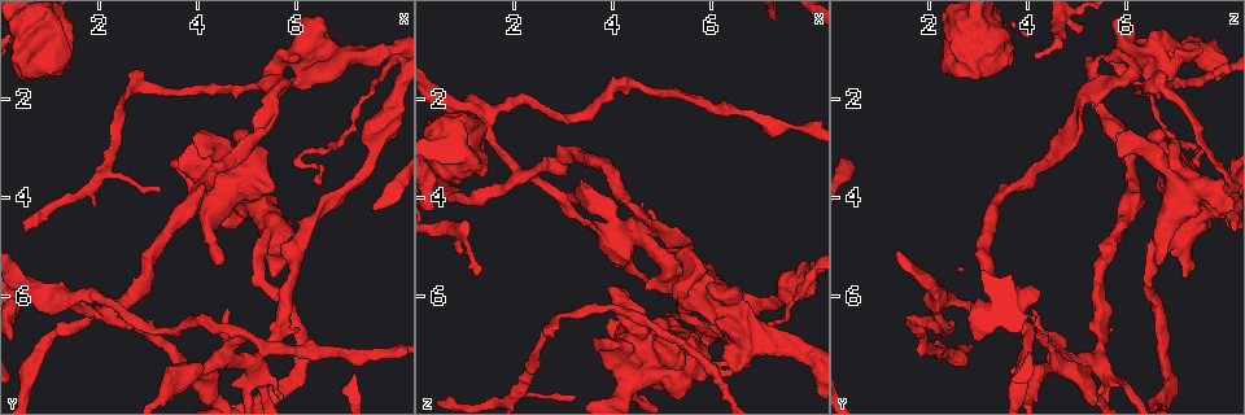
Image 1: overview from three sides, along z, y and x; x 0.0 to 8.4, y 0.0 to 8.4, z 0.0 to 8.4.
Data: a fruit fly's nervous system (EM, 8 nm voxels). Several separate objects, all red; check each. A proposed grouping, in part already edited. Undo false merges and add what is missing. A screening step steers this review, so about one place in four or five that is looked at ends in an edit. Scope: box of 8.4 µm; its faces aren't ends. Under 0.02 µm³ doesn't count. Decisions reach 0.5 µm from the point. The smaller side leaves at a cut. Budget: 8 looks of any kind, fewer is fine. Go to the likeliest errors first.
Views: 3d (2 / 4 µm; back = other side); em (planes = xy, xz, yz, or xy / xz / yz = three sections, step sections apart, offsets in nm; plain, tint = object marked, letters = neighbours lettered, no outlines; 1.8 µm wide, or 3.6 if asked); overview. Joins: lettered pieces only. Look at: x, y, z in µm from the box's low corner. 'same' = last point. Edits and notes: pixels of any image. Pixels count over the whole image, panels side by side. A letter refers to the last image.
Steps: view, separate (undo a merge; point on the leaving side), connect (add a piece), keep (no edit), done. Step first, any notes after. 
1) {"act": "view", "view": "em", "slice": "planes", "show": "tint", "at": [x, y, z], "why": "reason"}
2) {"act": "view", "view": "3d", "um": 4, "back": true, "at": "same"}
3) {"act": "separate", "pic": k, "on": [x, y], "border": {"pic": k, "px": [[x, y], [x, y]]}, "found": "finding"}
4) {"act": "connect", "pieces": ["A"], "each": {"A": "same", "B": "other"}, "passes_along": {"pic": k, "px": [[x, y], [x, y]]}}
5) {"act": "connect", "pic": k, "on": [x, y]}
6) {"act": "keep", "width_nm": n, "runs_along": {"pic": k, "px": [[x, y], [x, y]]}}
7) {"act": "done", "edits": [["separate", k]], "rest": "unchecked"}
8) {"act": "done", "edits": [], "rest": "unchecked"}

{"act": "view", "view": "3d", "um": 2, "at": [2.35, 6.30, 3.55], "why": "four arms meet"}

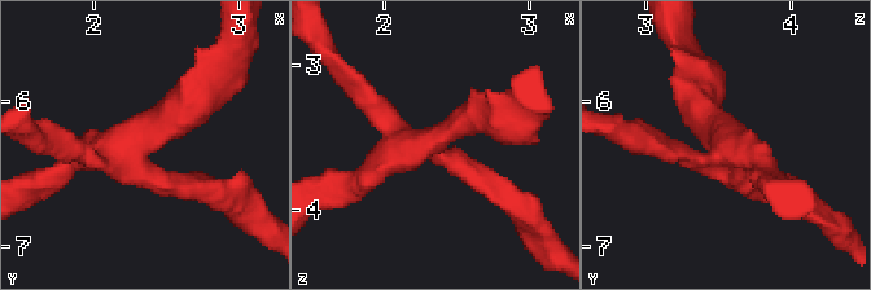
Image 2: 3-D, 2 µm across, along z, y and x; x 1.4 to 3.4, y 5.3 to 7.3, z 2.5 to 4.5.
{"act": "view", "view": "em", "slice": "planes", "show": "letters", "at": [2.34, 6.32, 3.52]}

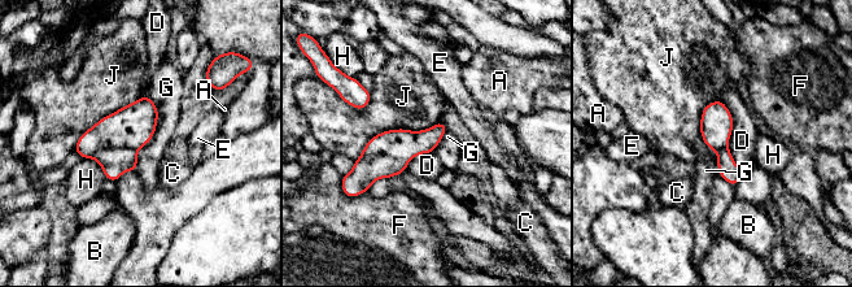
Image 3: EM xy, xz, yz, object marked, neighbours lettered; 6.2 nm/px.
{"act": "separate", "pic": 3, "on": [114, 161], "longest_contact_nm": ["J", 600], "each": {"A": "other", "B": "other", "C": "other", "D": "other", "E": "other", "F": "other", "G": "other", "H": "other", "J": "other"}, "border": {"pic": 3, "px": [[136, 149], [103, 148], [90, 157]]}, "found": "two neurons meet here"}

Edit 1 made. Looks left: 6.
{"act": "view", "view": "overview", "why": "see it whole again"}

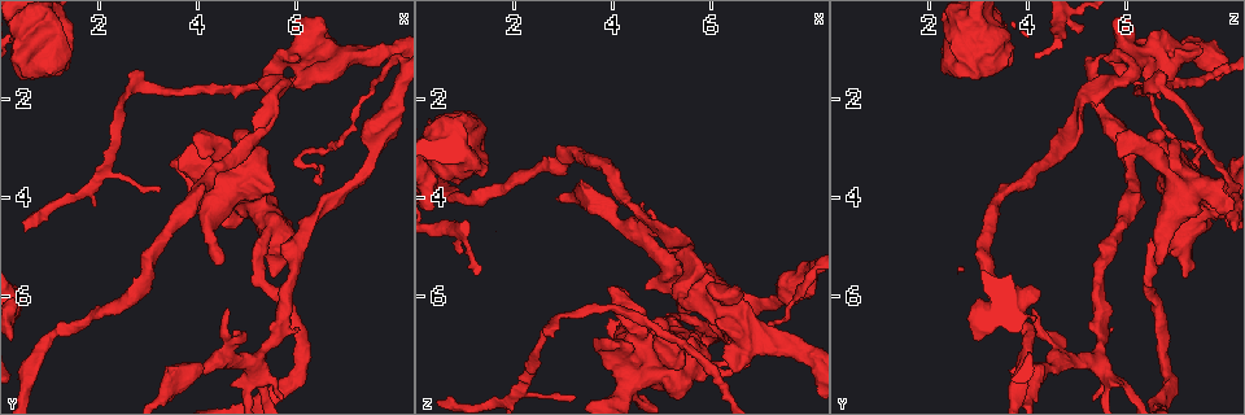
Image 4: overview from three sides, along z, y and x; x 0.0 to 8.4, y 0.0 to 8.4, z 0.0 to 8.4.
{"act": "view", "view": "3d", "um": 4, "at": [5.20, 7.30, 5.40]}

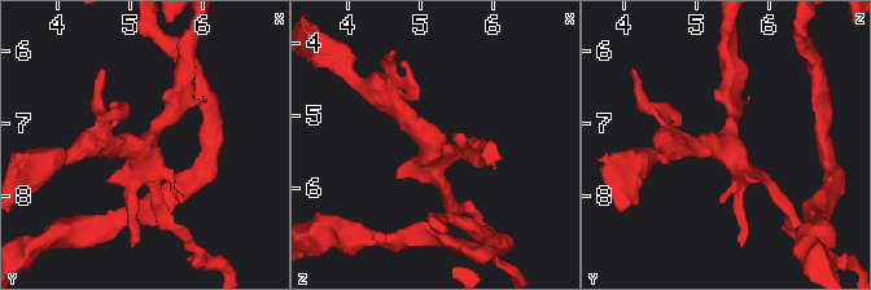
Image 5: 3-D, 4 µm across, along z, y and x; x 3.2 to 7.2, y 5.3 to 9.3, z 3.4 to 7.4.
{"act": "view", "view": "em", "slice": "planes", "show": "letters", "at": [5.15, 7.30, 5.35]}

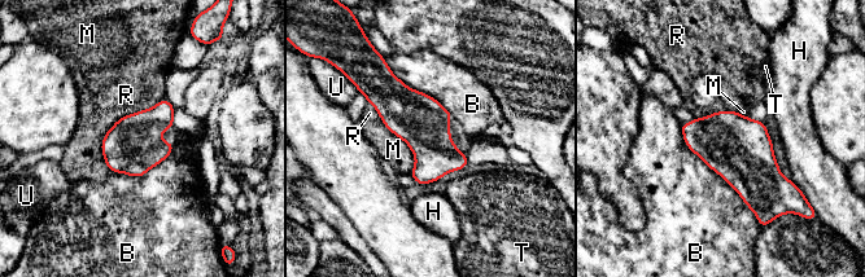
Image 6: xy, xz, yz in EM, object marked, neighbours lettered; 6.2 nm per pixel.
{"act": "keep", "width_nm": 320, "each": {"B": "other", "H": "other", "M": "other", "R": "other", "T": "other", "U": "other"}, "border": {"pic": 6, "px": [[383, 123], [410, 149], [410, 172]]}, "found": "all the same neuron"}

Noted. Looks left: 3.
{"act": "view", "view": "3d", "um": 4, "at": [3.75, 7.55, 4.10], "why": "arms part here"}

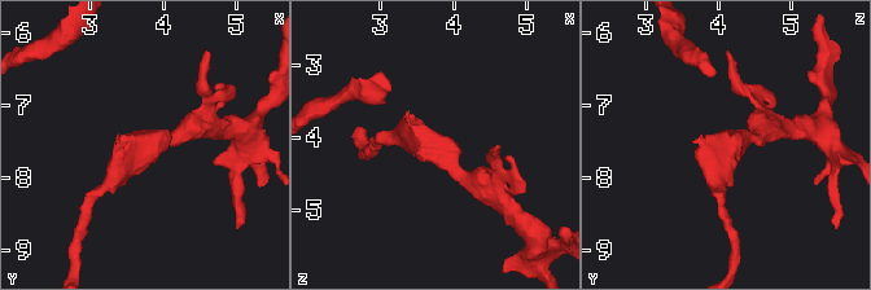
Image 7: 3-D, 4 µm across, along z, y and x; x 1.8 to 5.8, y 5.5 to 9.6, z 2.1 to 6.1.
{"act": "view", "view": "em", "slice": "planes", "show": "tint", "at": [3.75, 7.55, 4.20], "why": "need the tissue"}

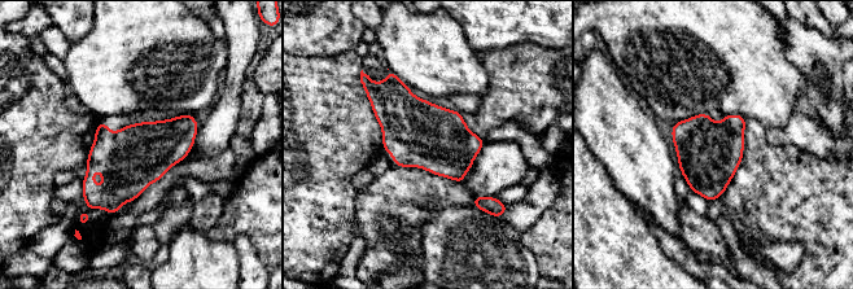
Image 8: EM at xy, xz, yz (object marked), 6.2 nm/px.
{"act": "view", "view": "em", "slice": "planes", "show": "letters", "at": "same", "why": "see the neighbours"}

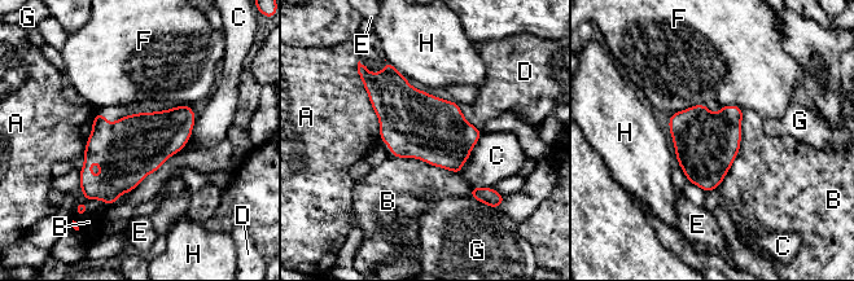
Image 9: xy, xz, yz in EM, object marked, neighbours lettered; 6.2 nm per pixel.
{"act": "keep", "width_nm": 400, "each": {"A": "other", "B": "other", "C": "other", "D": "other", "E": "other", "F": "other", "G": "other", "H": "other"}, "border": {"pic": 9, "px": [[78, 170], [84, 198], [130, 192]]}, "found": "one neuron here"}

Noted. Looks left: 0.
{"act": "done", "edits": [["separate", 3]], "rest": "unchecked"}

